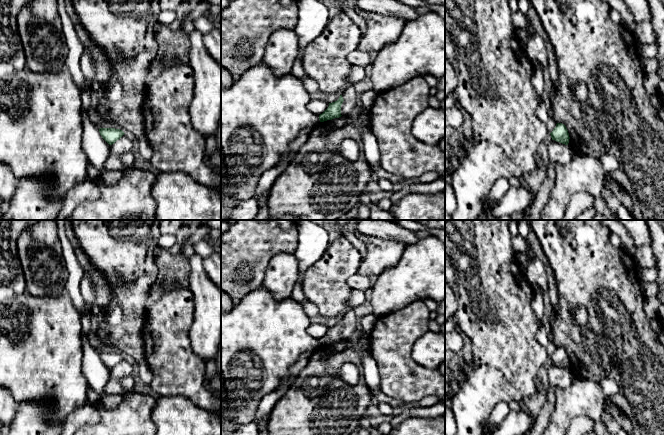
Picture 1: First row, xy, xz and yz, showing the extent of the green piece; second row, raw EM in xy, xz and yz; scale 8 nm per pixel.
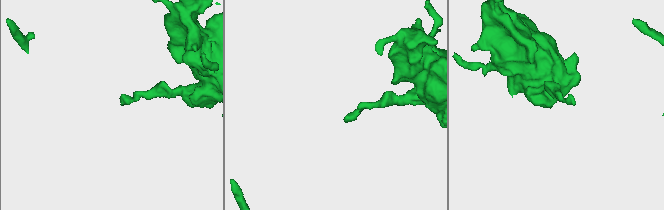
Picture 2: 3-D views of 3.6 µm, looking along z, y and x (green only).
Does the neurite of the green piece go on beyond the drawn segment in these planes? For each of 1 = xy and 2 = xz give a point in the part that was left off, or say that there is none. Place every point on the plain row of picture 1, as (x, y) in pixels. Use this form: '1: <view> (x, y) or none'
1: none
2: none

